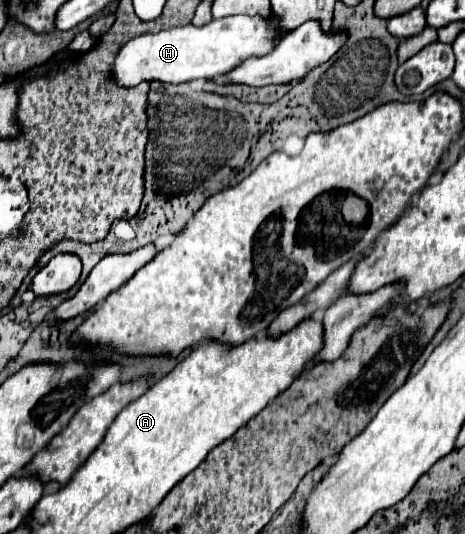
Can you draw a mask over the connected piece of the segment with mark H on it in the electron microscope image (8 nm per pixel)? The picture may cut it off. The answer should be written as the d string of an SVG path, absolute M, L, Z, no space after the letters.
M227 16L211 20L201 28L187 24L159 30L155 34L141 34L119 48L115 62L111 64L111 80L123 88L133 88L141 82L153 80L163 84L181 84L197 78L215 80L235 68L239 60L271 52L279 40L281 36L273 30L273 20L261 16Z

